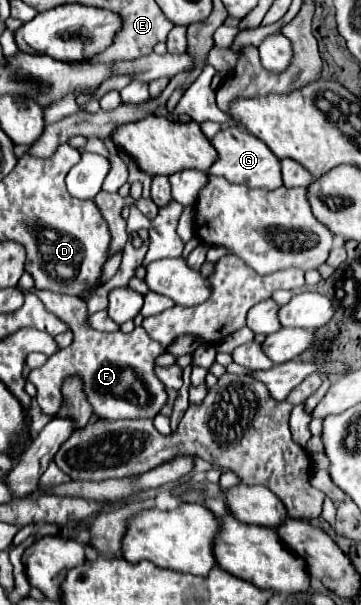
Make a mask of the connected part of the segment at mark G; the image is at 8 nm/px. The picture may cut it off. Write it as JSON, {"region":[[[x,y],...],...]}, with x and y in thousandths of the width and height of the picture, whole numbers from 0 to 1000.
{"region":[[[637,208],[626,215],[609,215],[582,238],[593,241],[604,261],[598,268],[582,274],[576,288],[593,291],[615,291],[643,304],[676,304],[693,311],[776,311],[781,307],[781,288],[776,288],[776,264],[759,261],[759,255],[742,248],[742,241],[715,231],[709,225],[698,225],[693,218],[665,215],[659,208]]]}

